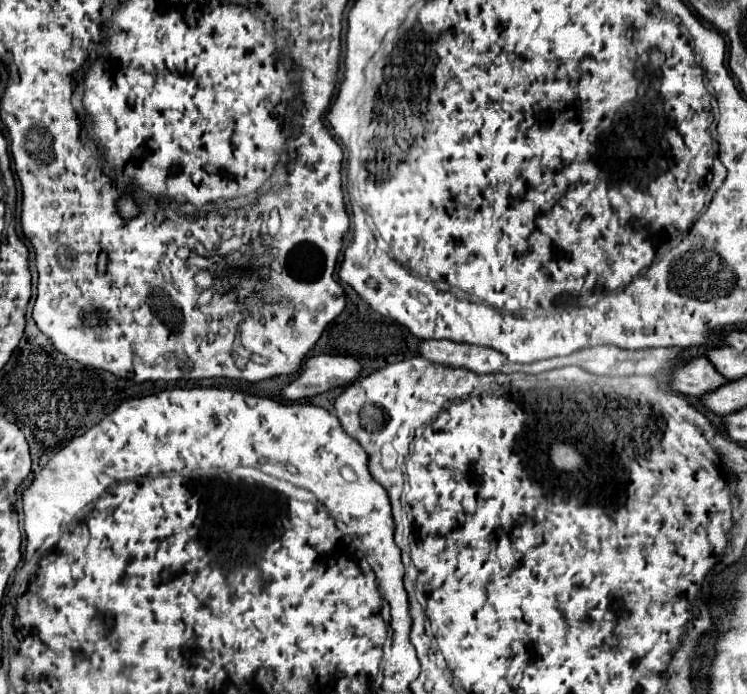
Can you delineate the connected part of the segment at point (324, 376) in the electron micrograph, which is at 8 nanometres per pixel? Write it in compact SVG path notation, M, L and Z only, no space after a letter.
M313 355L305 361L305 367L295 375L295 379L281 389L281 395L287 401L309 399L333 387L349 385L357 379L359 371L361 365L353 357Z

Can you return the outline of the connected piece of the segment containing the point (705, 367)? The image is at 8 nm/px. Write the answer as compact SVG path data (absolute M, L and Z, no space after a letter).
M697 357L689 361L683 367L675 369L673 375L673 389L683 395L703 397L719 387L729 383L727 377L723 377L713 363L709 363L707 357Z

